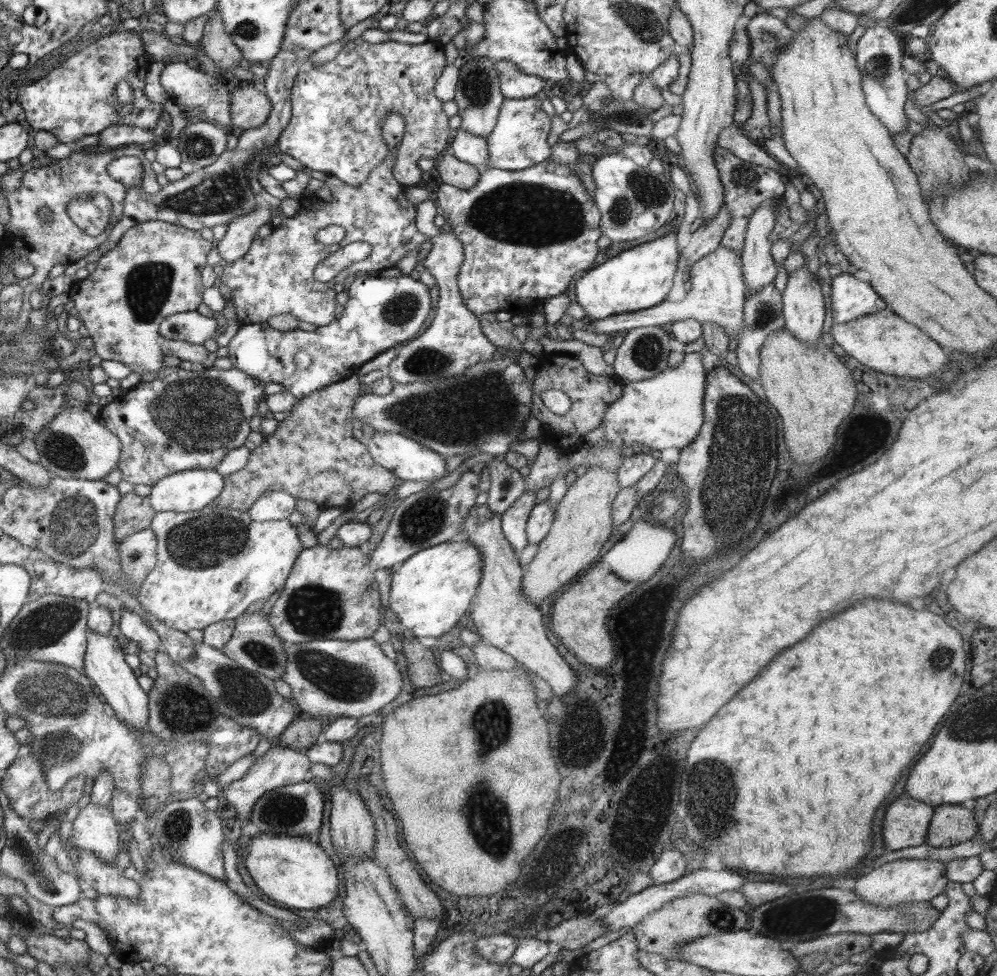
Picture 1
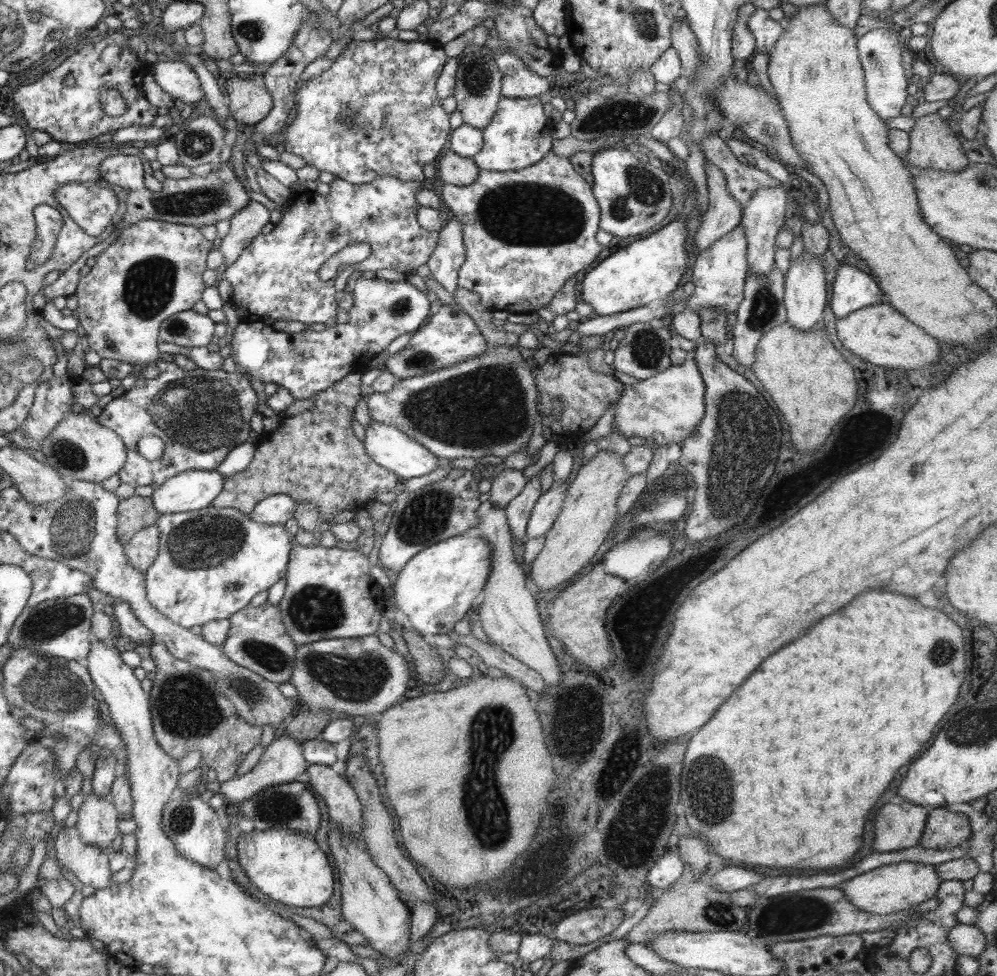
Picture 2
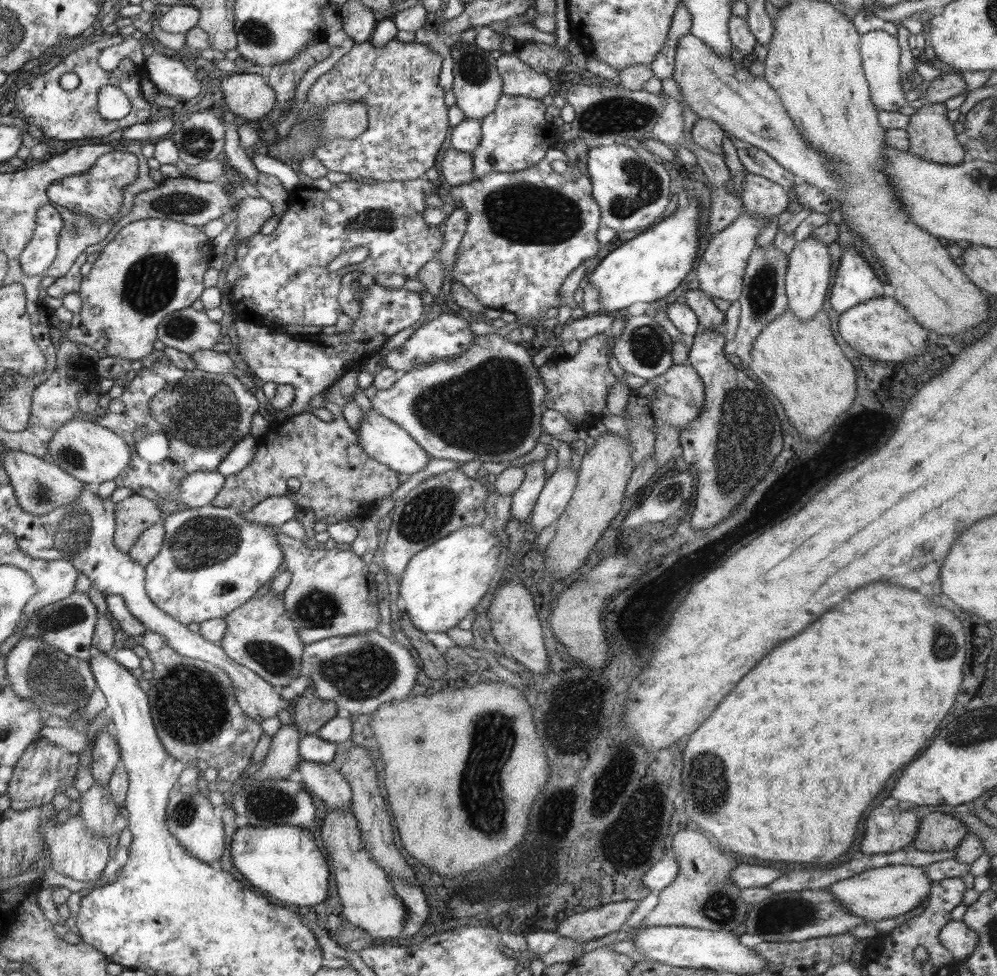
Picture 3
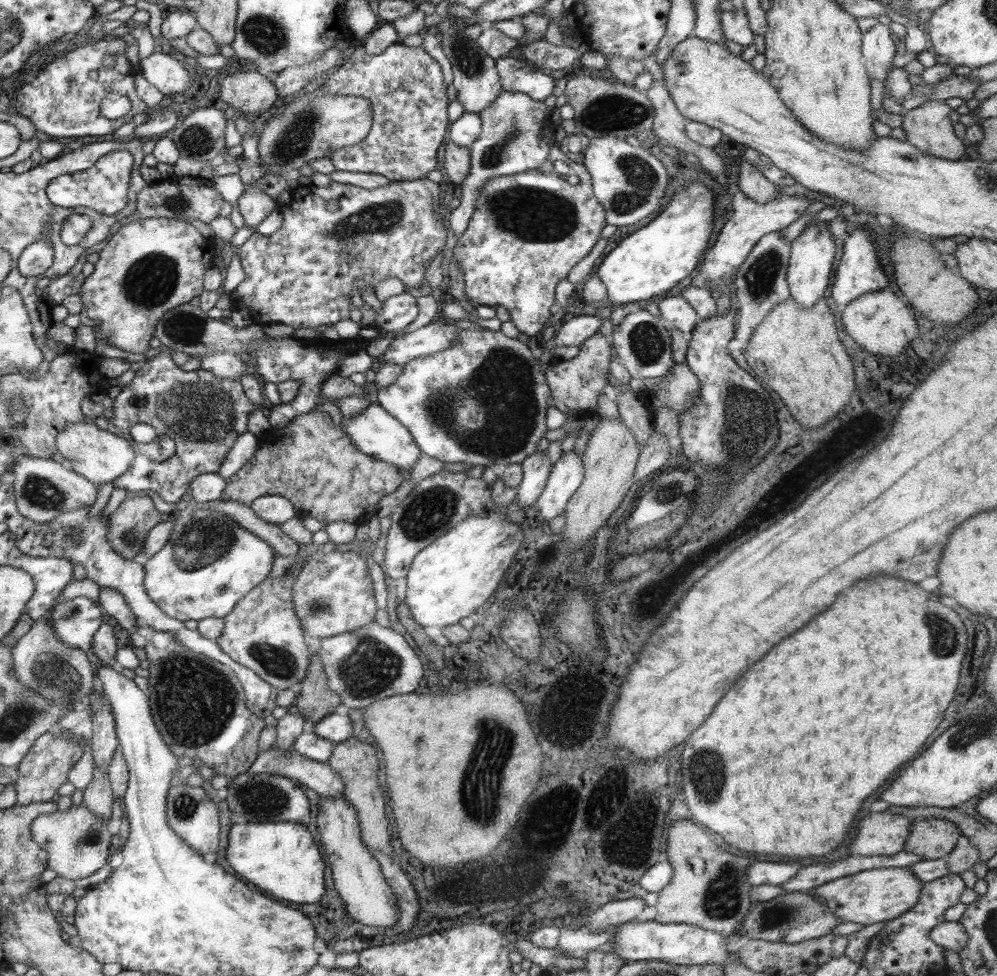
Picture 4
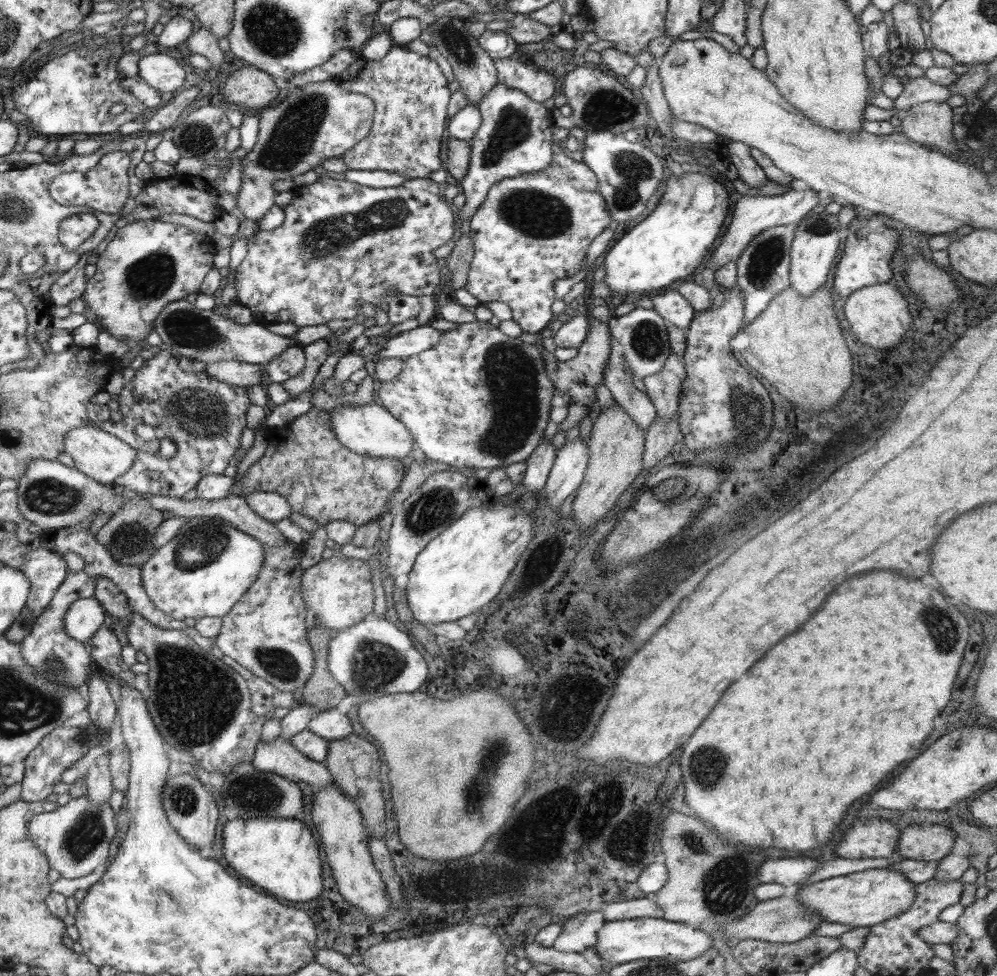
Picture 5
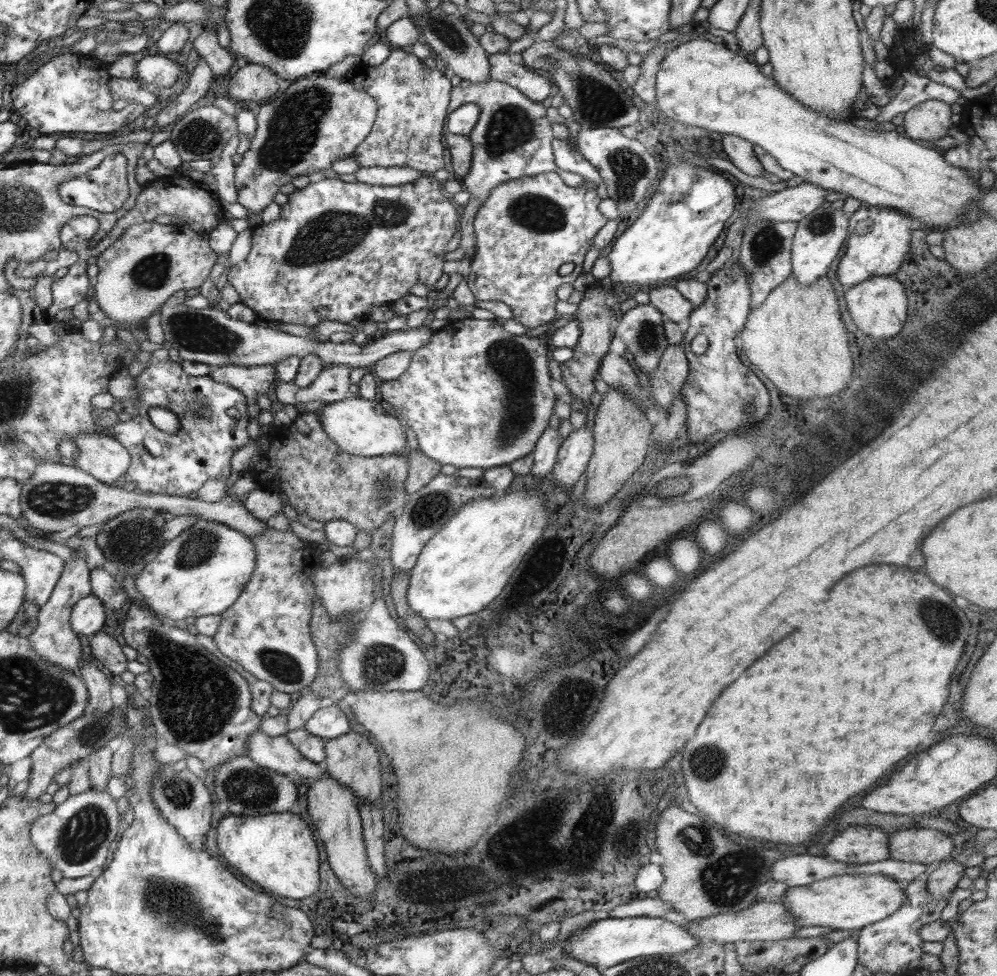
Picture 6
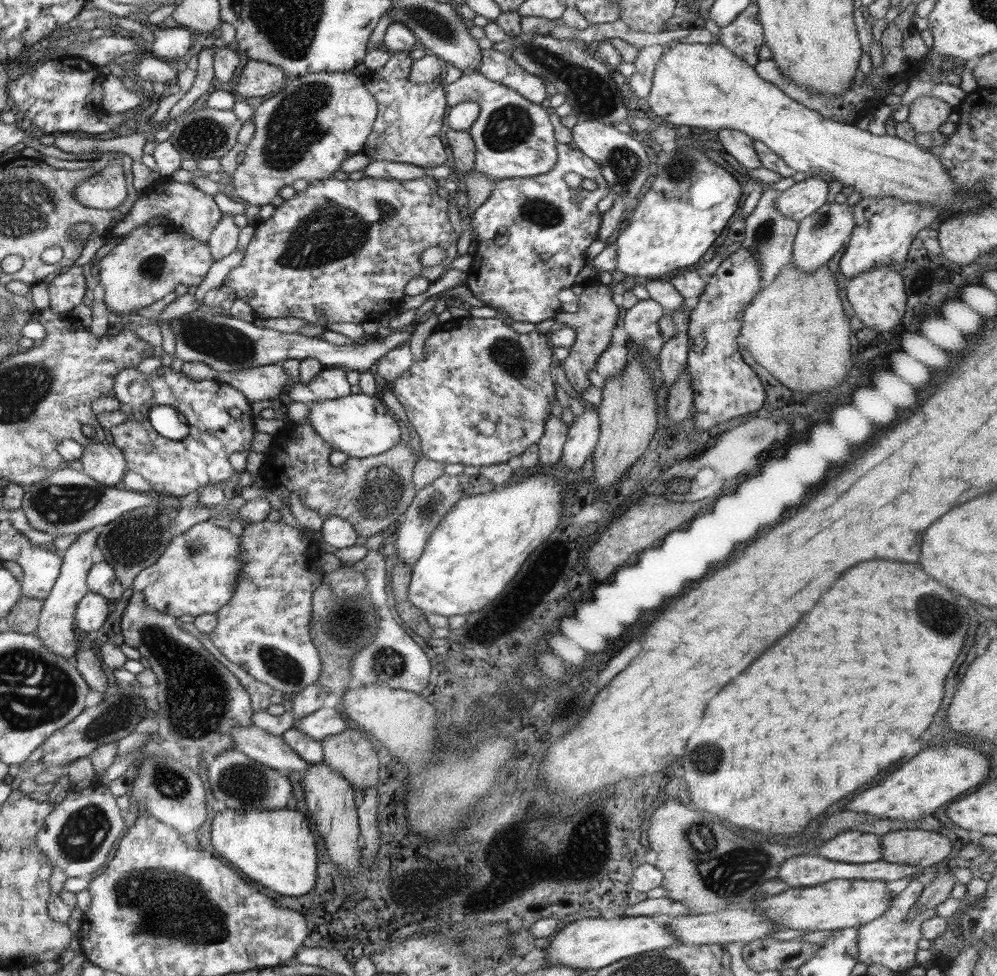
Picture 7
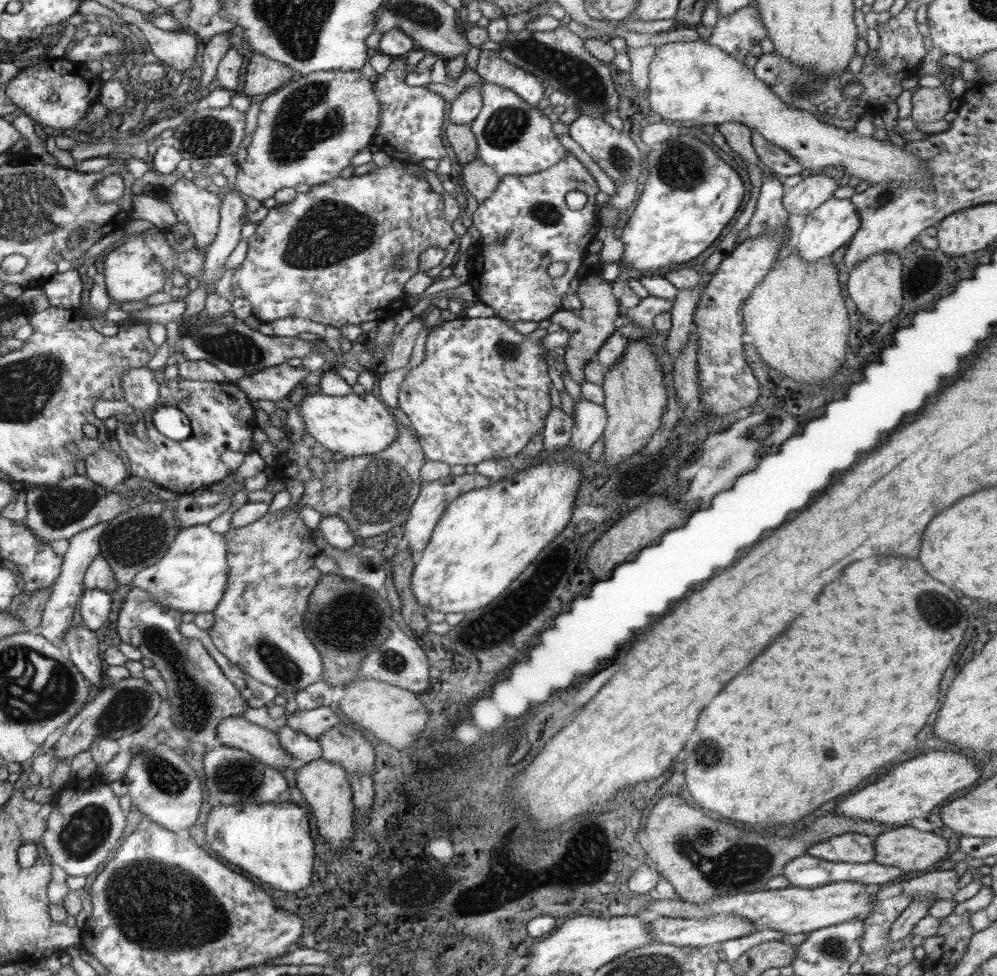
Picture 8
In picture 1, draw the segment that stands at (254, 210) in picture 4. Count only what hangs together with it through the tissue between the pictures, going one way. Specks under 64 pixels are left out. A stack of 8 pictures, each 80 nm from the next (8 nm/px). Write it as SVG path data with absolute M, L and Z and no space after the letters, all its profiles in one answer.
M266 206L242 215L228 223L224 237L218 243L218 252L223 263L232 263L248 254L253 240L257 238L256 232L262 224L270 223L272 213Z

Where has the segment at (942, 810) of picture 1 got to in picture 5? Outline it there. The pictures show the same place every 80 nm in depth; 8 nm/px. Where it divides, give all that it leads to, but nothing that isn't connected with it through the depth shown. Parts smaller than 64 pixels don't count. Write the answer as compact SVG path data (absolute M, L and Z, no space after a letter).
M907 825L900 832L894 854L910 860L939 862L951 853L956 837L945 825Z

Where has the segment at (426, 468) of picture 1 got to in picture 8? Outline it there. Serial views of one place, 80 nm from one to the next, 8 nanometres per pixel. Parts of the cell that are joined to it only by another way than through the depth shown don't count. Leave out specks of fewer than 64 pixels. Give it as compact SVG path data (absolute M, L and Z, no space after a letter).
M312 392L299 403L299 412L307 432L332 452L346 457L361 457L384 450L397 436L394 415L375 392L358 395L328 396Z

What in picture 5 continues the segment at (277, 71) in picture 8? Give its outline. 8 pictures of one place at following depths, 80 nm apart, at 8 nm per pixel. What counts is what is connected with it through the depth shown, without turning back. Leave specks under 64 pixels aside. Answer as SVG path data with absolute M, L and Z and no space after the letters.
M253 65L236 70L222 86L224 103L246 106L252 110L266 109L278 97L280 86L276 78Z

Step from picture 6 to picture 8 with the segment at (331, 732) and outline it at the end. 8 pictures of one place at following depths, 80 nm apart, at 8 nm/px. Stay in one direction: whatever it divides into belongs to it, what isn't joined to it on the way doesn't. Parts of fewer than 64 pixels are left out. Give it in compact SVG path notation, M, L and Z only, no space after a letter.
M318 707L310 710L296 710L286 717L286 724L298 732L306 733L310 738L318 738L329 728L342 723L330 707Z

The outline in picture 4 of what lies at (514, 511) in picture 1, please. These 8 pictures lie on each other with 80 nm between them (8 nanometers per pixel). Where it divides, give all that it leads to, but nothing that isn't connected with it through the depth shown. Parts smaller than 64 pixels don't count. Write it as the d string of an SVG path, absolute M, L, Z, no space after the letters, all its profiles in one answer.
M538 450L520 463L523 479L517 487L518 502L520 506L534 506L545 489L553 464L547 451Z

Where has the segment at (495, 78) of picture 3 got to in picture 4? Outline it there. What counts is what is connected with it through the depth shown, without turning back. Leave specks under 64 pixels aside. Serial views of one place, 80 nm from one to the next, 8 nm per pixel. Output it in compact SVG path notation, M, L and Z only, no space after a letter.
M458 15L444 16L433 29L440 37L440 44L444 53L452 63L454 72L454 87L457 90L457 100L464 105L466 112L480 114L490 103L500 96L503 87L500 76L495 68L494 58L488 56L476 39L465 34L464 20Z

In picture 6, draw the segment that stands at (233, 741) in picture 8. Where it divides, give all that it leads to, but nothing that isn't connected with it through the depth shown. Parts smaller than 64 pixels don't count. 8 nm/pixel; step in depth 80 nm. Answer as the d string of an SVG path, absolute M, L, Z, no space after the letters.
M261 730L256 732L248 742L247 755L256 764L289 776L290 780L298 776L313 781L326 775L324 765L304 758L286 735L271 737Z

